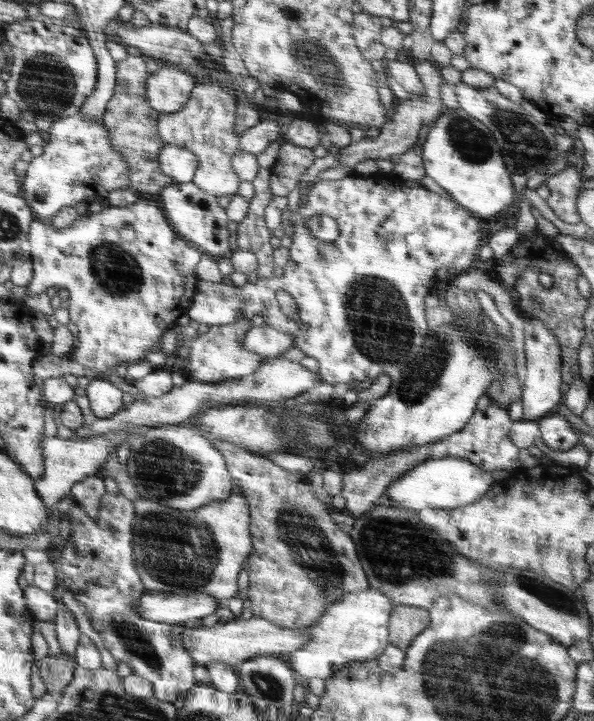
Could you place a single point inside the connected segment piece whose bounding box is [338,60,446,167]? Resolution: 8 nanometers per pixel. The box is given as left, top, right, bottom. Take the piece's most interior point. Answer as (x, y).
(400, 132)

